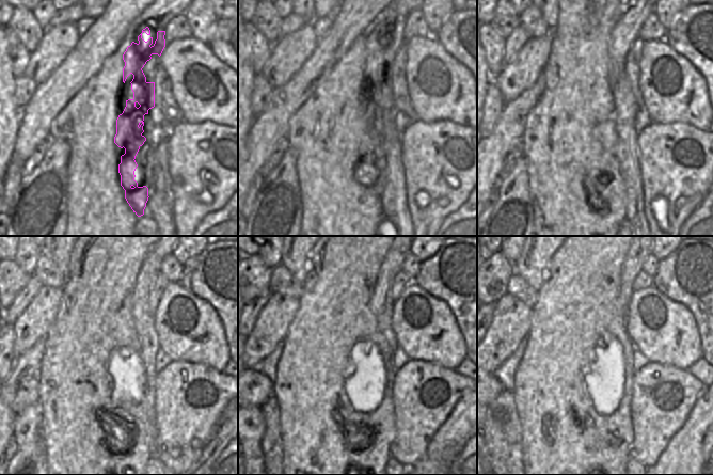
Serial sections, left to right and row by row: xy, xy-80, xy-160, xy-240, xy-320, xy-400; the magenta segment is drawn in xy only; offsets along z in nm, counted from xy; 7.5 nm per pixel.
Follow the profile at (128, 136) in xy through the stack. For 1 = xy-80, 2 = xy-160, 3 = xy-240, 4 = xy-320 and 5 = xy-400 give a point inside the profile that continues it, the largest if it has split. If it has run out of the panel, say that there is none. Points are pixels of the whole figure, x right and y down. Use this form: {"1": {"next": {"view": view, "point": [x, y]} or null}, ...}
{"1": {"next": {"view": "xy-80", "point": [378, 74]}}, "2": {"next": {"view": "xy-160", "point": [626, 32]}}, "3": {"next": {"view": "xy-240", "point": [160, 257]}}, "4": {"next": null}, "5": {"next": null}}

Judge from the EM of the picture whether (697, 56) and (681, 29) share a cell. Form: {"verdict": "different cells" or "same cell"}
{"verdict": "same cell"}

